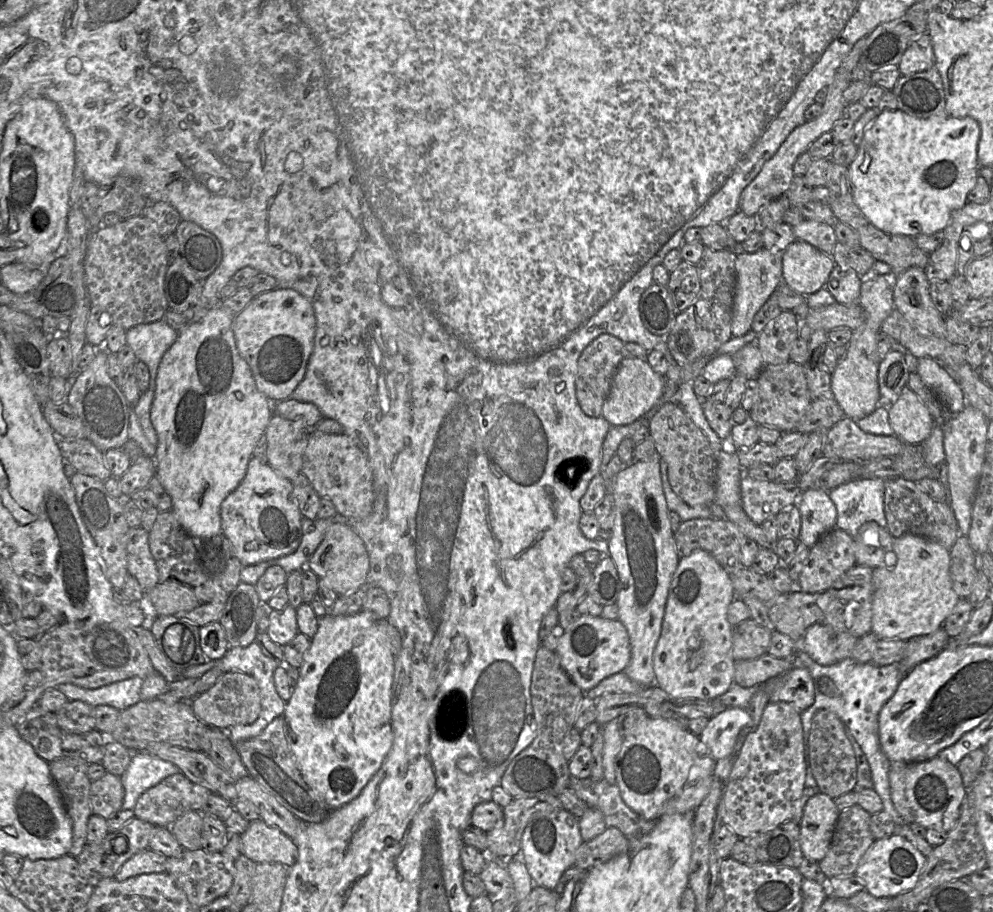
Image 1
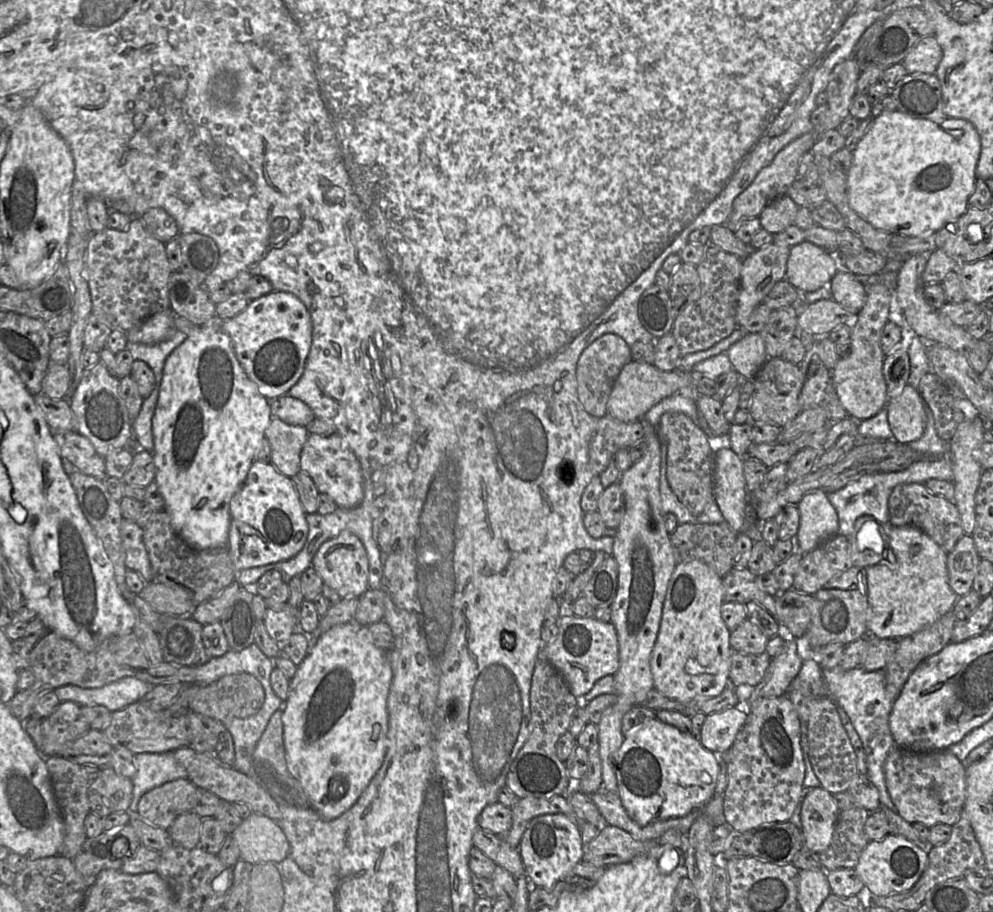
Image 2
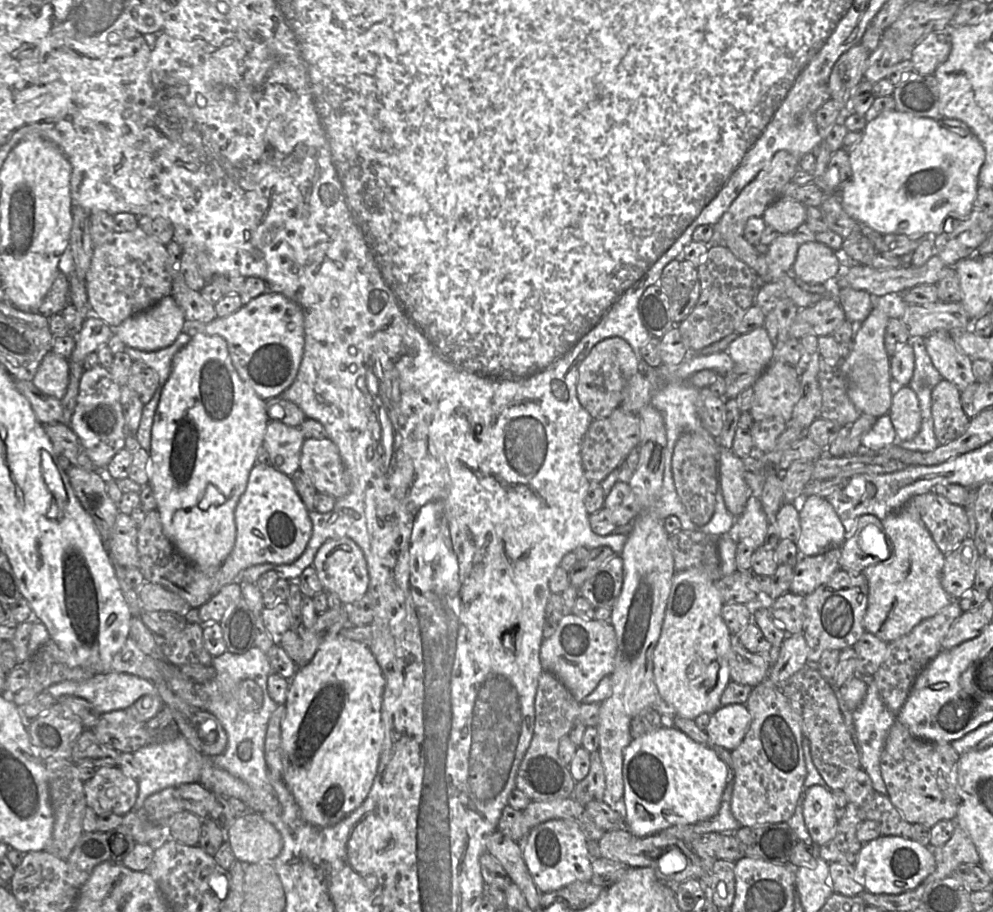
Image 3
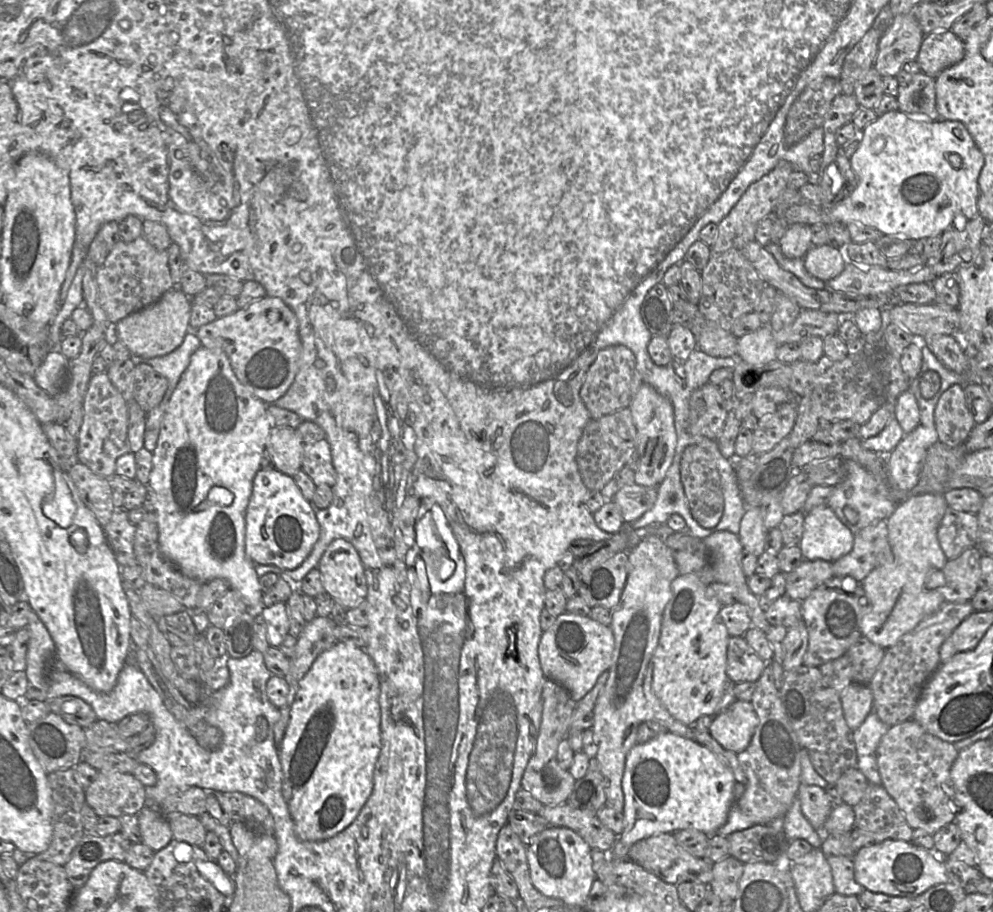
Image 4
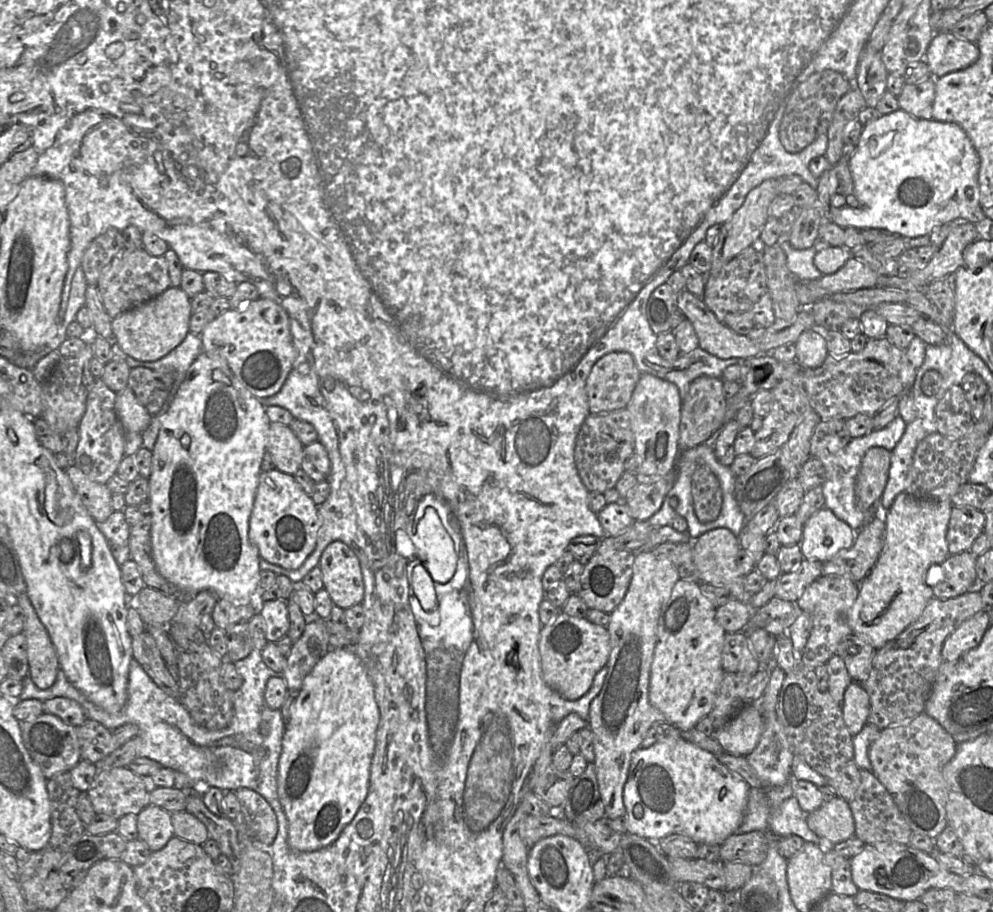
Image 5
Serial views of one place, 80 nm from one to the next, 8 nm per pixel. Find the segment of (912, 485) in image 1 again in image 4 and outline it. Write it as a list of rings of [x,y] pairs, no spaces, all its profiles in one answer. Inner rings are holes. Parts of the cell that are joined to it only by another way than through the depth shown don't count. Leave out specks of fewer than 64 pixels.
[[[948,506],[937,535],[946,558],[955,558],[966,548],[977,545],[977,515]]]

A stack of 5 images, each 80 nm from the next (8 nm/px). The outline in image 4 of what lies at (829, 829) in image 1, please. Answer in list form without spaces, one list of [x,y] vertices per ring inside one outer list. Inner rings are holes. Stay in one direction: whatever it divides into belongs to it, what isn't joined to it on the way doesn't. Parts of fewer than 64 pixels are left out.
[[[801,784],[798,797],[802,814],[818,834],[823,834],[824,824],[834,807],[826,790],[817,785]]]

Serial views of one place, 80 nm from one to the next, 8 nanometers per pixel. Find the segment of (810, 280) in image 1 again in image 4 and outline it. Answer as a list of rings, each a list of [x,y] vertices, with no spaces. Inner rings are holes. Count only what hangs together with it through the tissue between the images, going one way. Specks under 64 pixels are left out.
[[[825,244],[812,246],[804,256],[804,265],[810,275],[828,282],[844,270],[846,263],[838,247]]]

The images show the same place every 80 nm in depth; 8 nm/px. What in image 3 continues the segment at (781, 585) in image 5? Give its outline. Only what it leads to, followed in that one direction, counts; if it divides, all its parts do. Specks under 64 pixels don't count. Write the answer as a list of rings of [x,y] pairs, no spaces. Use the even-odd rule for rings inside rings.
[[[835,547],[820,555],[800,556],[789,591],[807,596],[828,582],[840,570],[840,553],[841,547]]]

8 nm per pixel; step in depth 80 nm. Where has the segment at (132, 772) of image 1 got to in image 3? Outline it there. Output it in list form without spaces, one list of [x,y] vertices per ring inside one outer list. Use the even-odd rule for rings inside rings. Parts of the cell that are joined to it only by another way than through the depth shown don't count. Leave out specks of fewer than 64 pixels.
[[[181,734],[171,740],[143,746],[132,754],[142,769],[142,774],[137,780],[138,795],[133,806],[135,812],[142,812],[144,801],[151,794],[185,783],[199,783],[203,758],[207,757],[196,751]]]

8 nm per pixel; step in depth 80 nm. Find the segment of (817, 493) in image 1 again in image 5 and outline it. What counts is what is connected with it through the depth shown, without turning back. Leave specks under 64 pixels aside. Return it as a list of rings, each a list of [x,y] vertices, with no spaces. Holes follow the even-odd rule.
[[[823,507],[804,524],[799,543],[804,559],[824,563],[840,550],[849,549],[856,532],[834,513]]]

